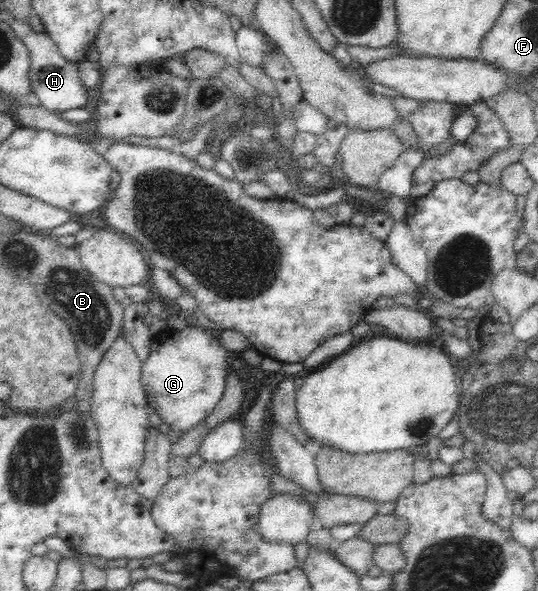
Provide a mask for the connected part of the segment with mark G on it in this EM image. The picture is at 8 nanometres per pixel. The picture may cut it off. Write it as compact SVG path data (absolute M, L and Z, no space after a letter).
M203 327L172 330L170 342L167 336L150 343L149 355L141 366L141 382L151 412L159 414L170 430L184 434L212 414L222 398L229 371L227 350L215 331Z

